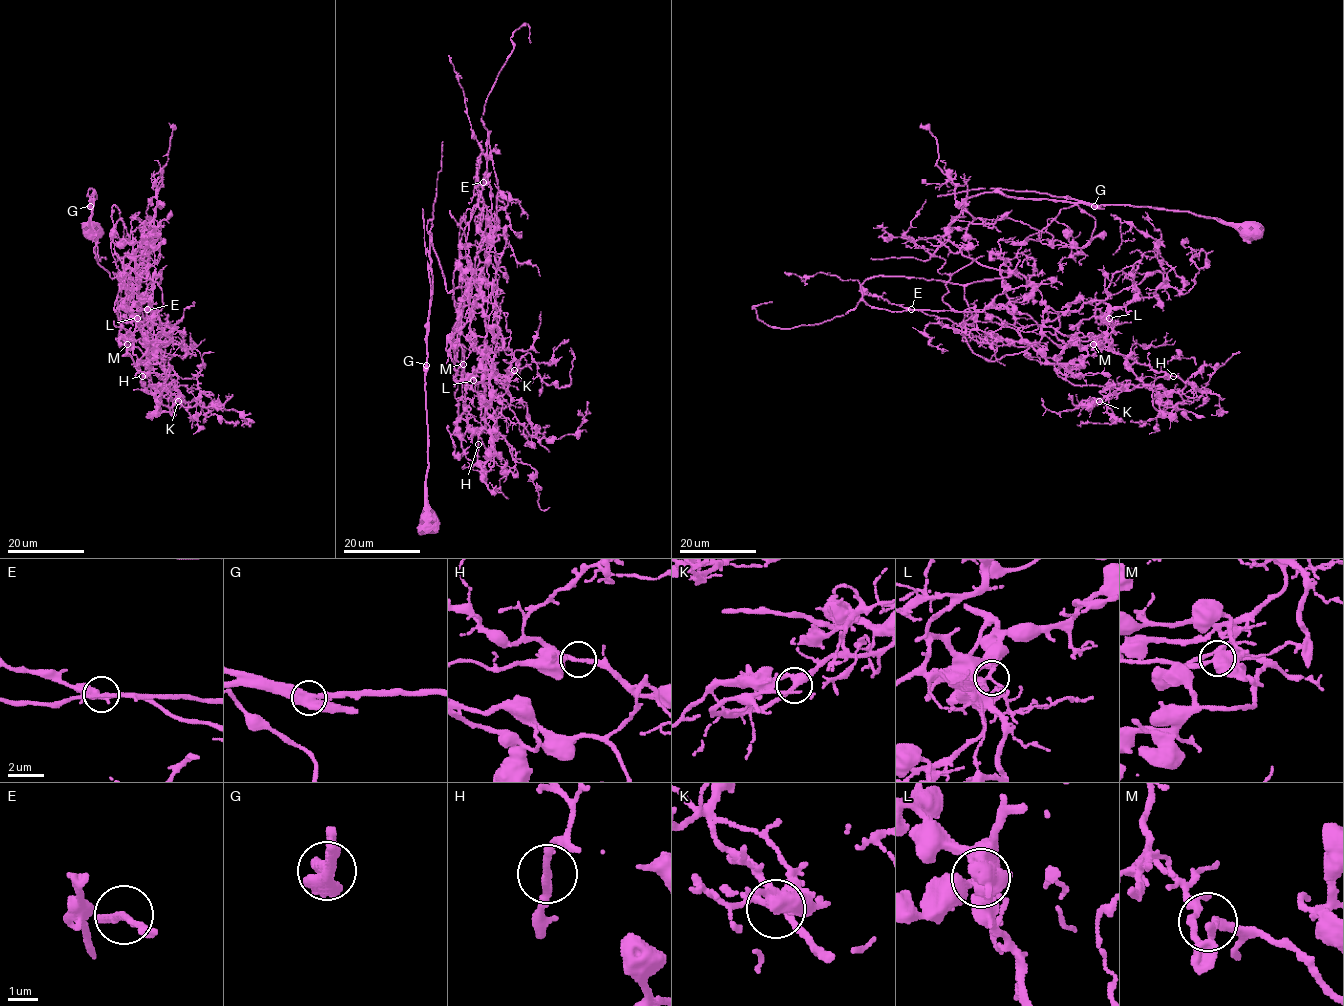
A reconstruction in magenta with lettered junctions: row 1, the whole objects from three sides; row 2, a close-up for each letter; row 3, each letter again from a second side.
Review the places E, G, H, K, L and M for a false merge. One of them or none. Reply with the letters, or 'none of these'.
G

